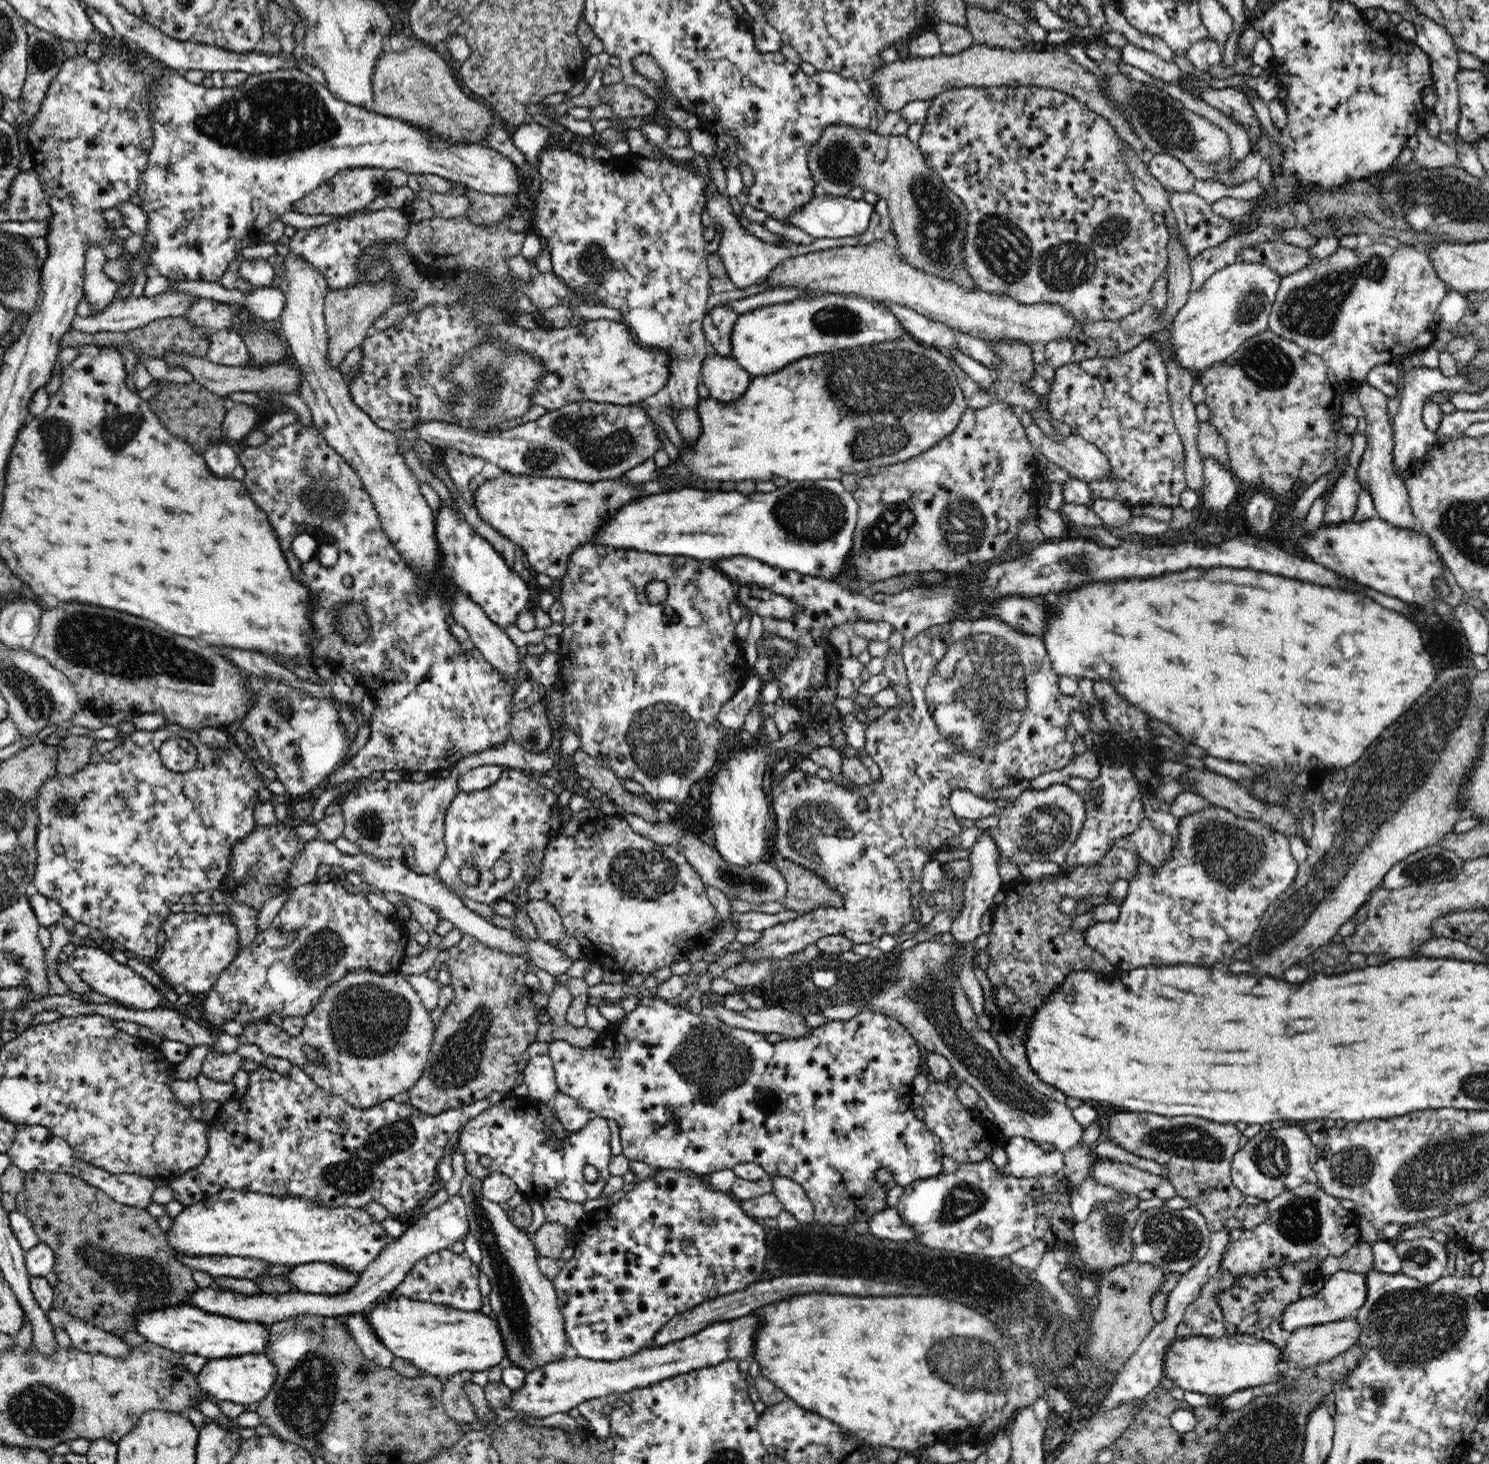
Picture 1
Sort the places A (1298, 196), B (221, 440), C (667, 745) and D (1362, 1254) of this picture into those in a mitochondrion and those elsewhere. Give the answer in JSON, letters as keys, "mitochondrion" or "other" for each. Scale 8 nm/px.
{"A":"other","B":"other","C":"mitochondrion","D":"other"}

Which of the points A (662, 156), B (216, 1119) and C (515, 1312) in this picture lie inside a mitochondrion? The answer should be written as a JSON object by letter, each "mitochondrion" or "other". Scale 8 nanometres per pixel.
{"A":"other","B":"other","C":"mitochondrion"}

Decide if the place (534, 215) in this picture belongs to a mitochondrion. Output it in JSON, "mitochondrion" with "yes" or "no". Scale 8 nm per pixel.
{"mitochondrion":"no"}

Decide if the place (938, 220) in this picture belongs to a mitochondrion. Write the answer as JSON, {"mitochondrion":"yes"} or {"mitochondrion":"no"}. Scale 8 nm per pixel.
{"mitochondrion":"yes"}

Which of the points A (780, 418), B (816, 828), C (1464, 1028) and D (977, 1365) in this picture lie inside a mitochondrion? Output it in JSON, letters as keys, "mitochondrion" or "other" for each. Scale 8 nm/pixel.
{"A":"other","B":"mitochondrion","C":"other","D":"mitochondrion"}

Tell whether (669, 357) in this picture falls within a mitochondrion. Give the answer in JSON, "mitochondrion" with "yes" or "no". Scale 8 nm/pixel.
{"mitochondrion":"no"}

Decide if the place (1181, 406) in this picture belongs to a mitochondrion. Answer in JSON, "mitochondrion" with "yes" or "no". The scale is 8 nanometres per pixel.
{"mitochondrion":"no"}

